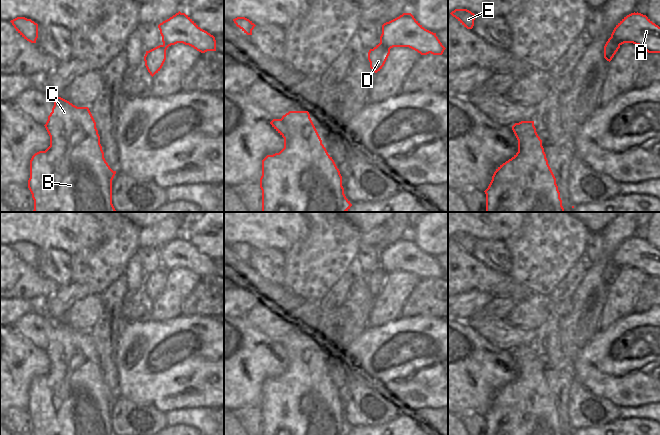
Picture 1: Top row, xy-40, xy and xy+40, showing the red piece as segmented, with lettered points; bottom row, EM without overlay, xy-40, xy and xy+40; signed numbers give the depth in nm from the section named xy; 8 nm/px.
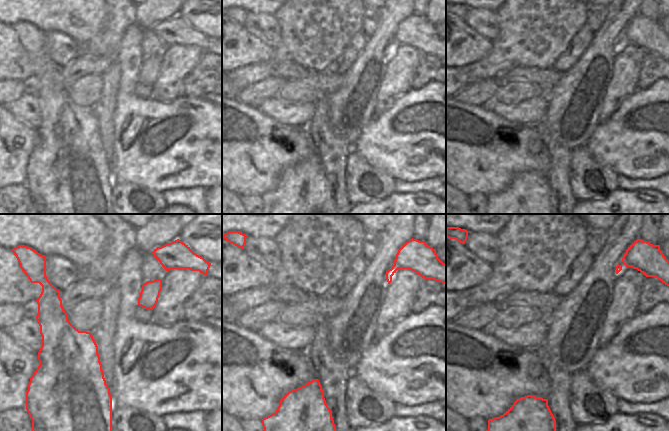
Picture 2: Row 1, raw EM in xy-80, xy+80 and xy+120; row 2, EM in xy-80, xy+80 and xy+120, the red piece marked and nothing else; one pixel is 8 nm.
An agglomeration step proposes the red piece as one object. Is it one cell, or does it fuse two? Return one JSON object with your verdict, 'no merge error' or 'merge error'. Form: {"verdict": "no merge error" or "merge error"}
{"verdict": "merge error"}

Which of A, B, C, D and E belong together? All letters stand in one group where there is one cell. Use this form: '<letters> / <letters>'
A / B C D E

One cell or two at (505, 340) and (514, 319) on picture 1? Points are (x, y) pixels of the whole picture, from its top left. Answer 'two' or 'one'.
two

